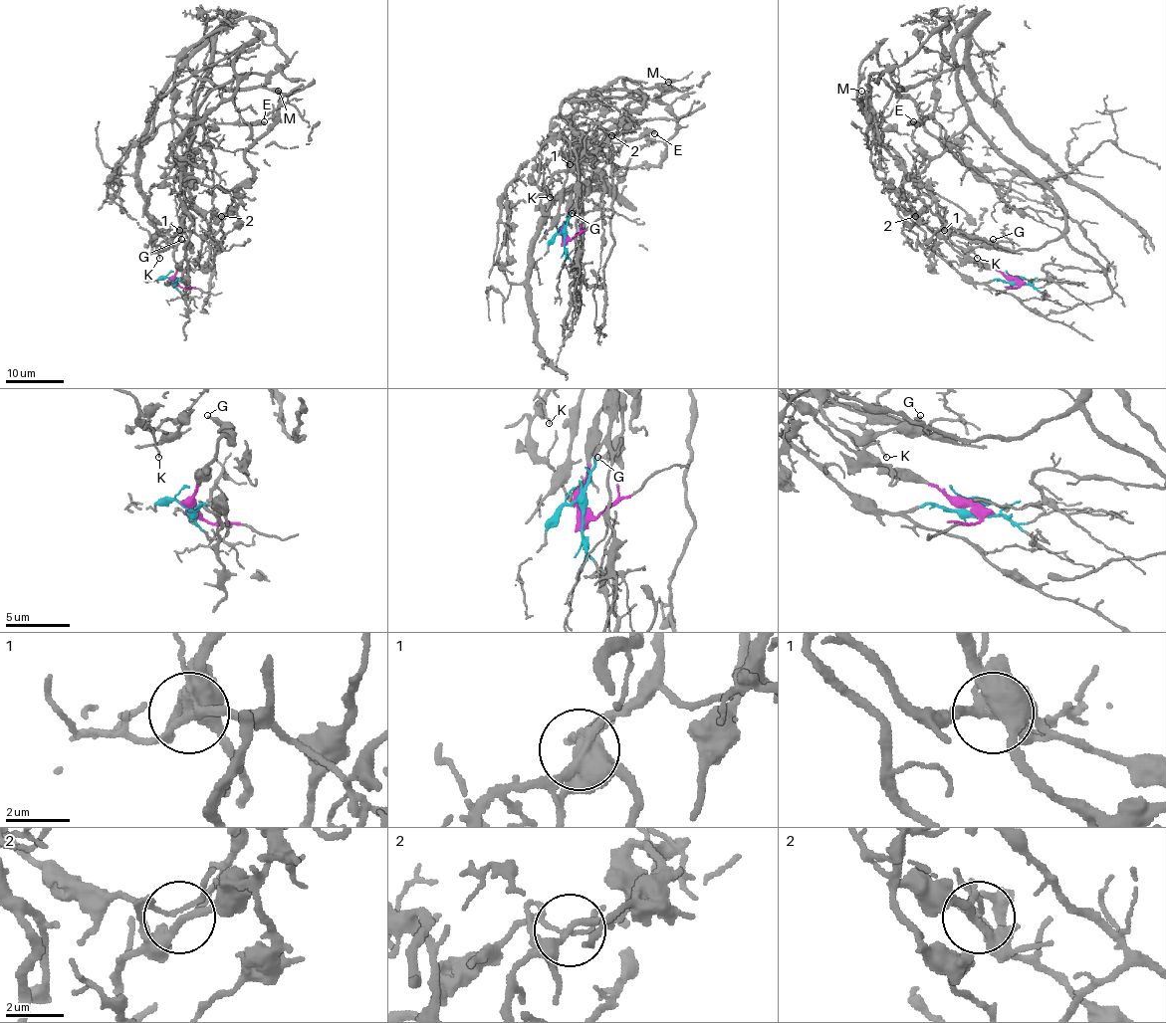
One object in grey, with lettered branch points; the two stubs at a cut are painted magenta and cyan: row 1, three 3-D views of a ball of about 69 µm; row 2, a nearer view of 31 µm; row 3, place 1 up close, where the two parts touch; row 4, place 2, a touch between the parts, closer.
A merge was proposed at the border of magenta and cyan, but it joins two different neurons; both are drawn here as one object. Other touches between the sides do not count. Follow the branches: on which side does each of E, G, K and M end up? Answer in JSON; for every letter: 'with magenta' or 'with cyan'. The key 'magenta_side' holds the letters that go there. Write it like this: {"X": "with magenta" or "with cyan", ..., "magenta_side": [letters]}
{"E": "with magenta", "G": "with magenta", "K": "with cyan", "M": "with cyan", "magenta_side": ["E", "G"]}

